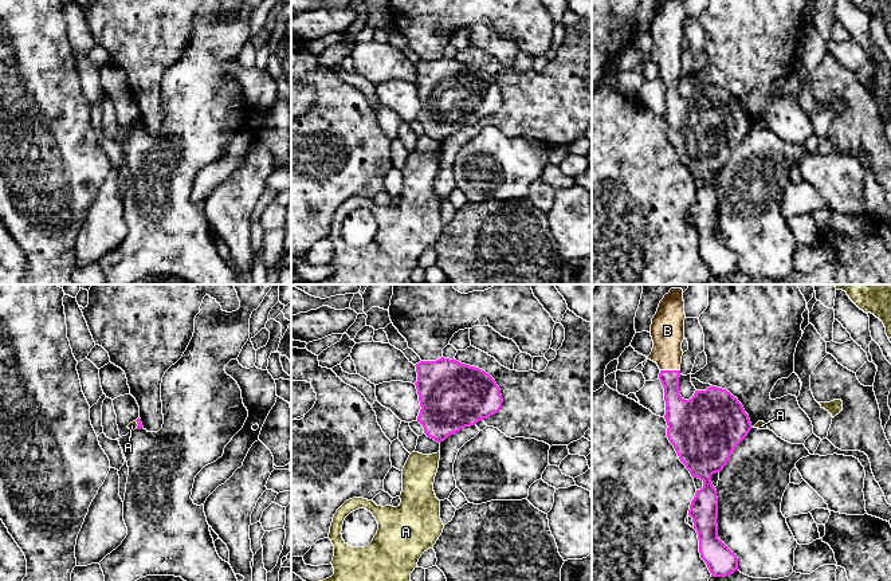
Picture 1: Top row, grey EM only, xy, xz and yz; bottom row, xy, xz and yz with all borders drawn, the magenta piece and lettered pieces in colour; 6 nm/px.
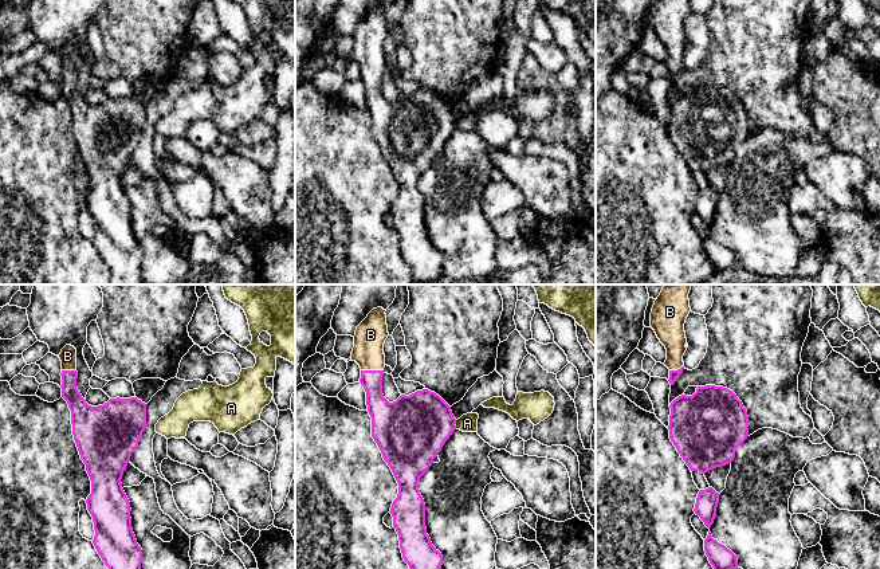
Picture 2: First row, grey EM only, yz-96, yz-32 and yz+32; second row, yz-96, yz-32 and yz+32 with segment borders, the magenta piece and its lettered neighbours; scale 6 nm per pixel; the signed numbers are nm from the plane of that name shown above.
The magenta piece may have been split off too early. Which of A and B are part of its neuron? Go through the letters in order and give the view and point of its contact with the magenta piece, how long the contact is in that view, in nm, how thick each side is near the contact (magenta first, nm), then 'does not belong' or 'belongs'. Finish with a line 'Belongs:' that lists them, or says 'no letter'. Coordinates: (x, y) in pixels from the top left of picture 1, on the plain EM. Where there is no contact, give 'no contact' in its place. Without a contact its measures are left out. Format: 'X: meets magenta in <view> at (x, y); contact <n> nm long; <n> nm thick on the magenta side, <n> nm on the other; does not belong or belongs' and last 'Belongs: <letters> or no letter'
A: meets magenta in xy at (137, 122); contact 60 nm long; 30 nm thick on the magenta side, 50 nm on the other; does not belong
B: meets magenta in yz at (670, 70); contact 120 nm long; 160 nm thick on the magenta side, 200 nm on the other; belongs
Belongs: B

